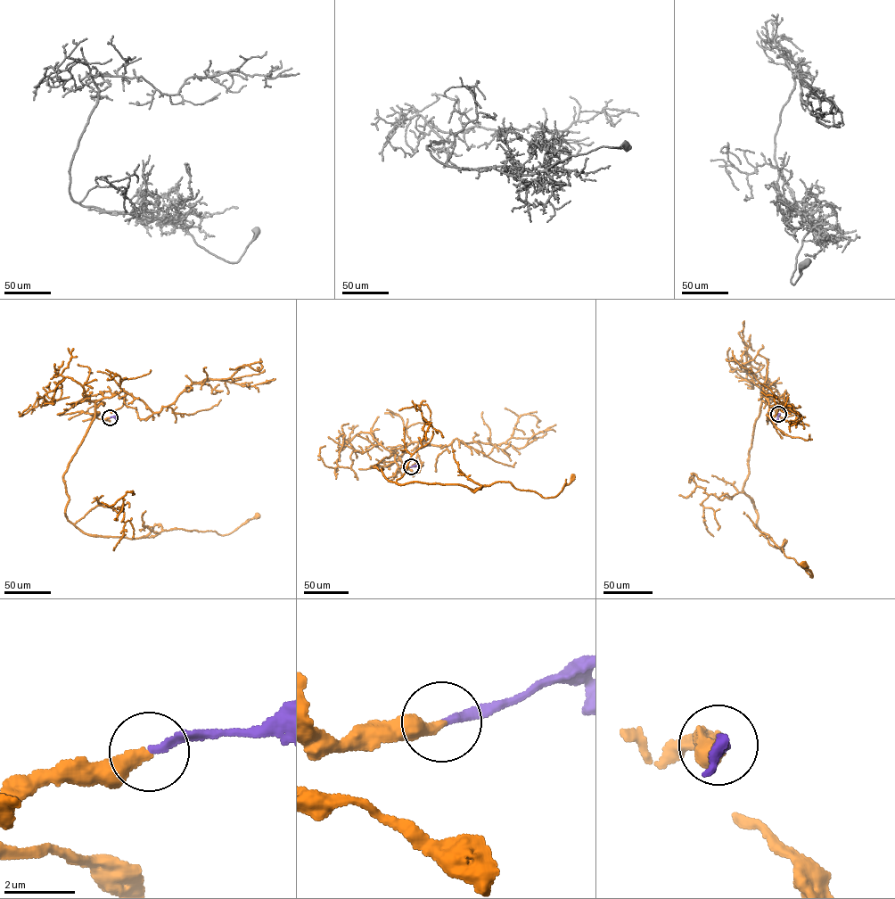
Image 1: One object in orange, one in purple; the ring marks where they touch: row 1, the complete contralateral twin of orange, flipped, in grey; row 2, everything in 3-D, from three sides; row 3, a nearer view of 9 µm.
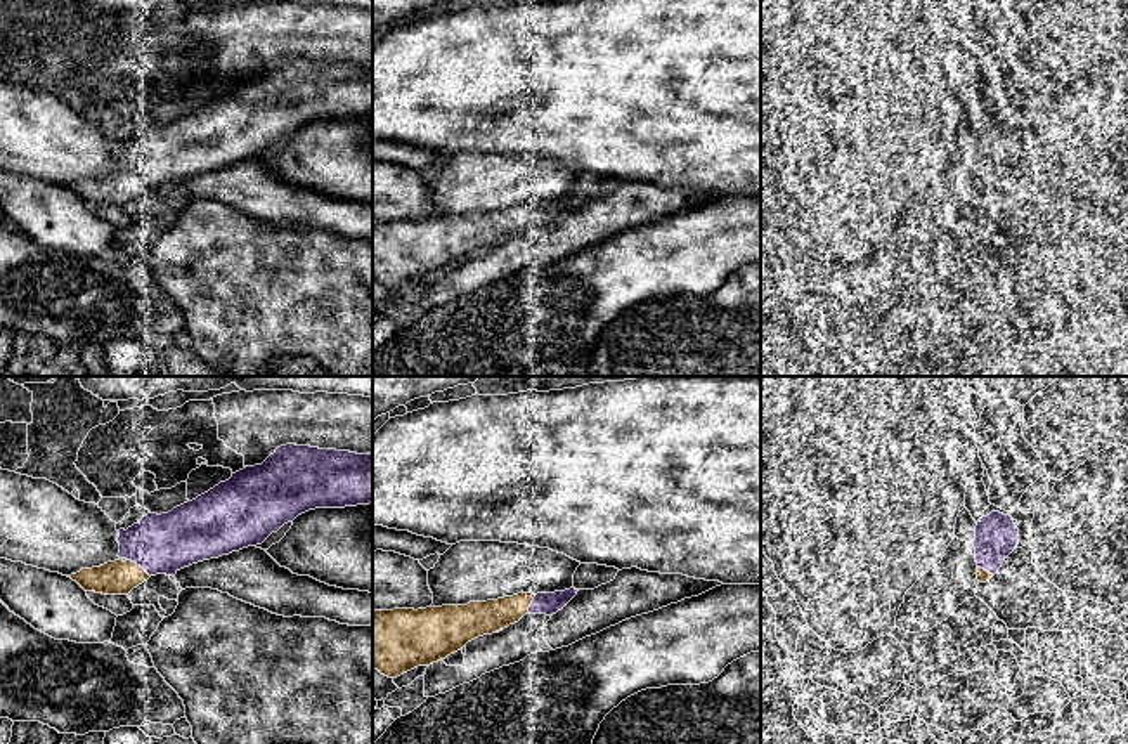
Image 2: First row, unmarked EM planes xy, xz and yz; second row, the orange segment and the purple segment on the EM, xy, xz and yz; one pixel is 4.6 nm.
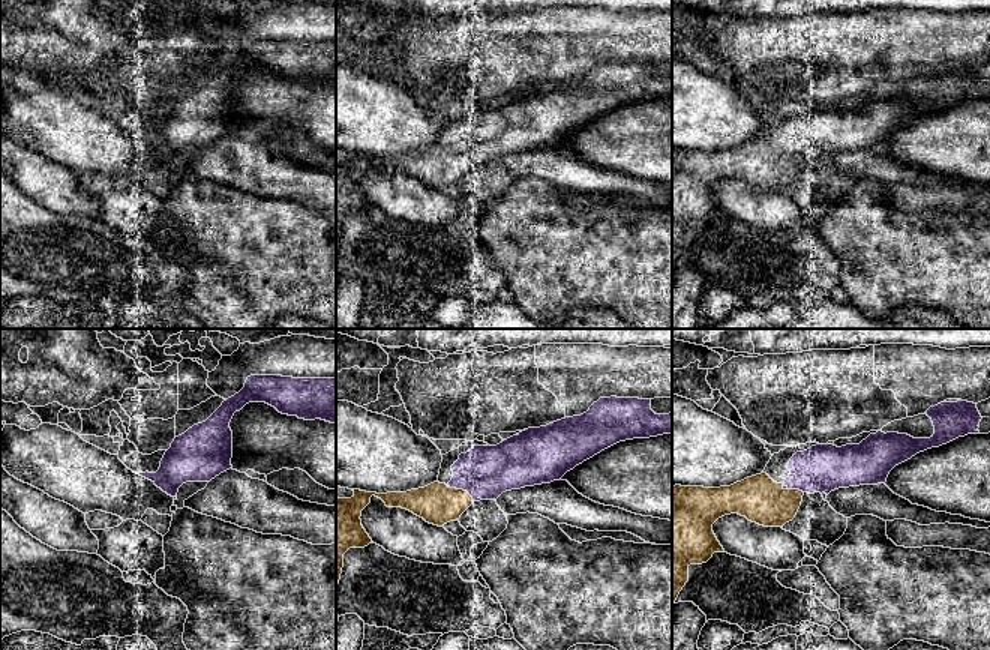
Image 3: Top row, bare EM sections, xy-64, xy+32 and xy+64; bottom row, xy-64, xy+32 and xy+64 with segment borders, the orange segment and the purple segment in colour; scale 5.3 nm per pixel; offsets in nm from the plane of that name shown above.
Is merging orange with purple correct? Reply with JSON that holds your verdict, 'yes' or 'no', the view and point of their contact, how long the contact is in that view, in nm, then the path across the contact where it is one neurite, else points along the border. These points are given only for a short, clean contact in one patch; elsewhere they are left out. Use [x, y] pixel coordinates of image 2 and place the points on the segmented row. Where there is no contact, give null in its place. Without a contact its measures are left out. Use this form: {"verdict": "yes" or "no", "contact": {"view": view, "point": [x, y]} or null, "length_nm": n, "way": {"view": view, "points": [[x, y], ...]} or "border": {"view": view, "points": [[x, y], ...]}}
{"verdict": "yes", "contact": {"view": "xy", "point": [139, 566]}, "length_nm": 140}

